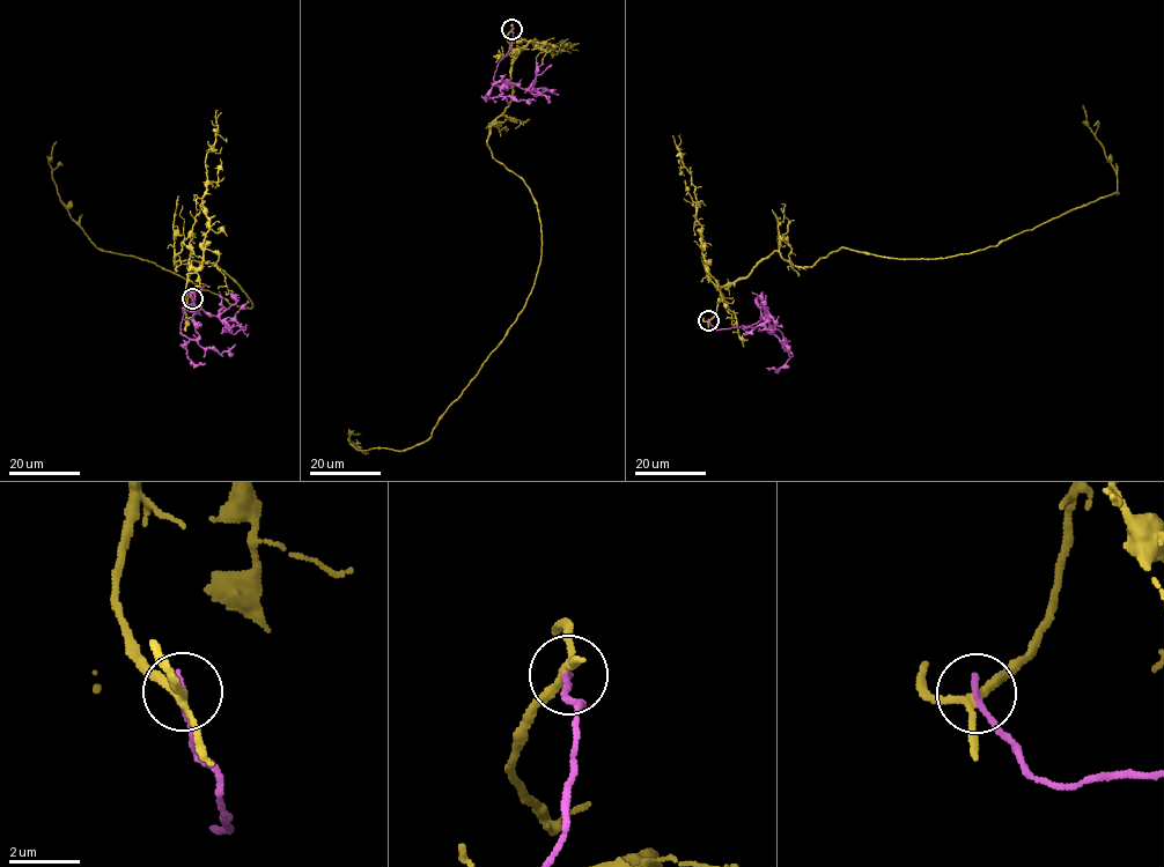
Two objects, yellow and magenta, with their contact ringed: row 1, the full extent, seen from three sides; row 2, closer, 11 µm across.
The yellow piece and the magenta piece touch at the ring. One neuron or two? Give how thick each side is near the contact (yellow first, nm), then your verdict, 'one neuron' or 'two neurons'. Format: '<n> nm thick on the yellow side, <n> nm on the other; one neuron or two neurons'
200 nm thick on the yellow side, 200 nm on the other; two neurons

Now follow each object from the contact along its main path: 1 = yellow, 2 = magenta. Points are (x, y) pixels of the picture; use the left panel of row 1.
1: (192, 298), (183, 243), (175, 265), (214, 264), (252, 304), (101, 251), (60, 200), (49, 162), (56, 141)
2: (192, 298), (198, 312), (182, 309), (182, 332), (220, 354), (235, 345)

